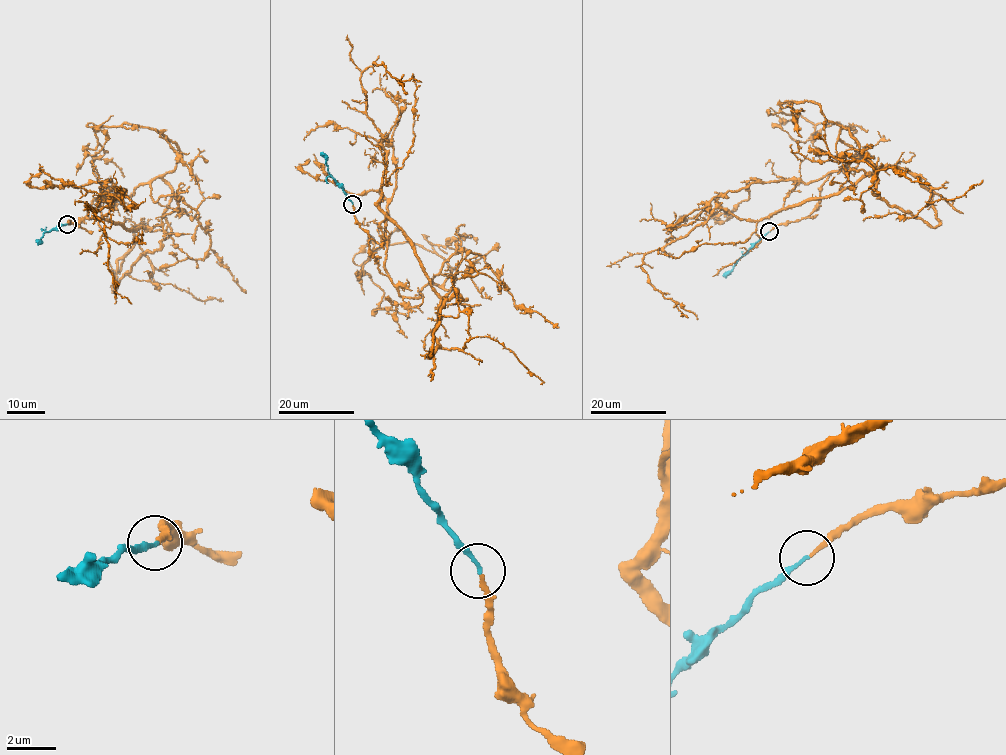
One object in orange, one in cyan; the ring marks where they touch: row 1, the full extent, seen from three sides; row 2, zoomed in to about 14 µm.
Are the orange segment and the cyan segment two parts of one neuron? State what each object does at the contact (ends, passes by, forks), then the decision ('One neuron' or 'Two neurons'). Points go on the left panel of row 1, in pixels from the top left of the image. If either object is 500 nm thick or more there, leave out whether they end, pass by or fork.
At the ring orange ends. At the ring cyan ends. One neuron

